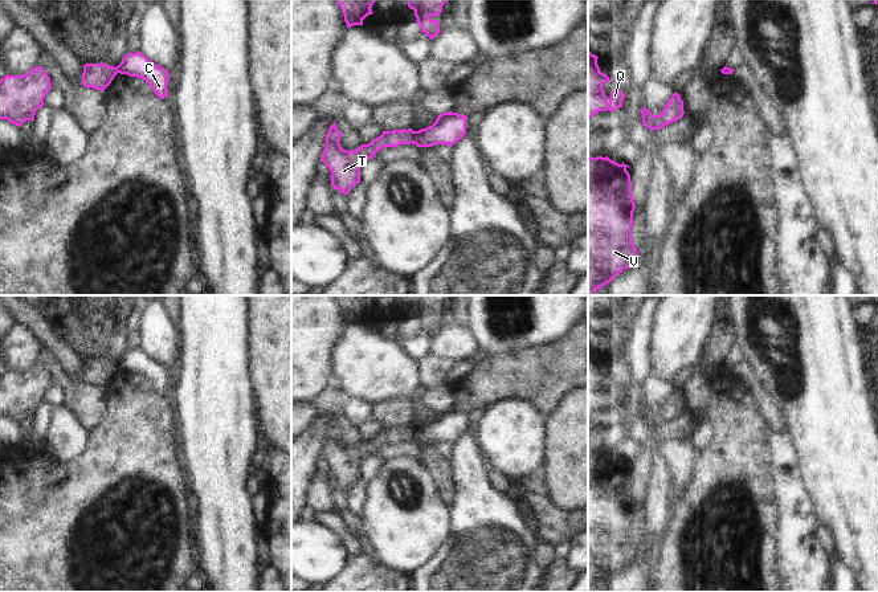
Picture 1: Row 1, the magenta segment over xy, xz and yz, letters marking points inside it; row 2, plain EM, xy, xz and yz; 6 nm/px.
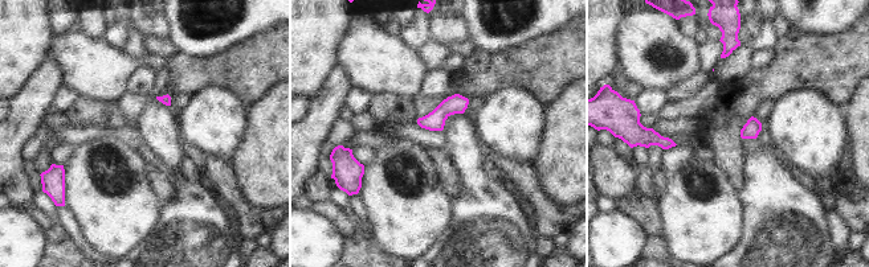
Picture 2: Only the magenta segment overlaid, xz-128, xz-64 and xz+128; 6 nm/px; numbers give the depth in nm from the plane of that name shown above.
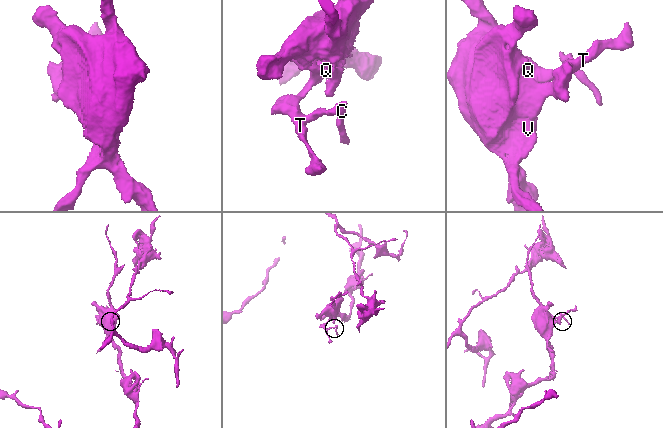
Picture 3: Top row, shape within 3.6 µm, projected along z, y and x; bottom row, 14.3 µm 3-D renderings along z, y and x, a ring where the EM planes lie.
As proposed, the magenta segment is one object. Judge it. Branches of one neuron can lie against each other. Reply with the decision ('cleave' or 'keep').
cleave

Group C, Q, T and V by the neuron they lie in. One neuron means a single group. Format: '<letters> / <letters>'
C / Q T V

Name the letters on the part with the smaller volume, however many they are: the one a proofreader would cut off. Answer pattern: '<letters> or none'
C

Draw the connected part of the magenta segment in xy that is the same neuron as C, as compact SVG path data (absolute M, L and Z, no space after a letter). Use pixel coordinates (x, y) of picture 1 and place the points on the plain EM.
M140 348L127 350L122 355L122 359L117 363L117 367L121 371L144 376L152 384L155 391L162 396L168 392L168 368L164 364L150 358Z

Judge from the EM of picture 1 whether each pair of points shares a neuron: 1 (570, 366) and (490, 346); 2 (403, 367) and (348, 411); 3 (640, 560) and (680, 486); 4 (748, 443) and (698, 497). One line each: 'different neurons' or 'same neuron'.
1: different neurons
2: different neurons
3: different neurons
4: same neuron

